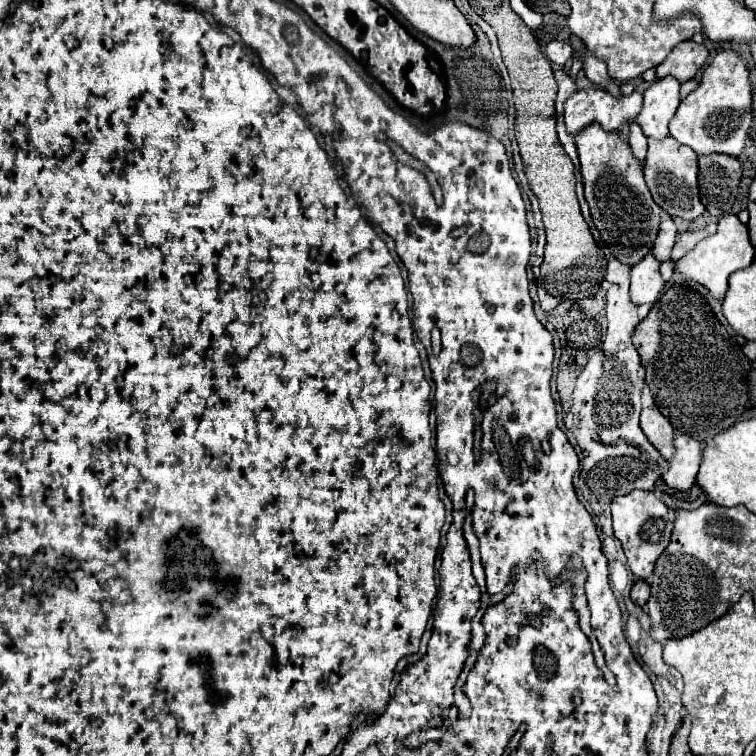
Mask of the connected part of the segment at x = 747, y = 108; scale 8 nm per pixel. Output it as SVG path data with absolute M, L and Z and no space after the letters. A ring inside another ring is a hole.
M723 50L705 68L699 86L681 100L677 114L669 124L669 132L677 142L693 148L699 156L713 152L739 156L745 146L751 122L751 82L747 64L737 52Z

